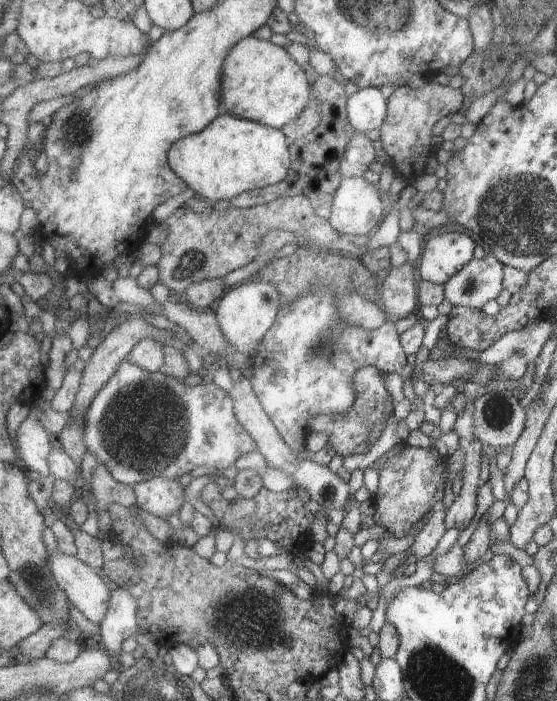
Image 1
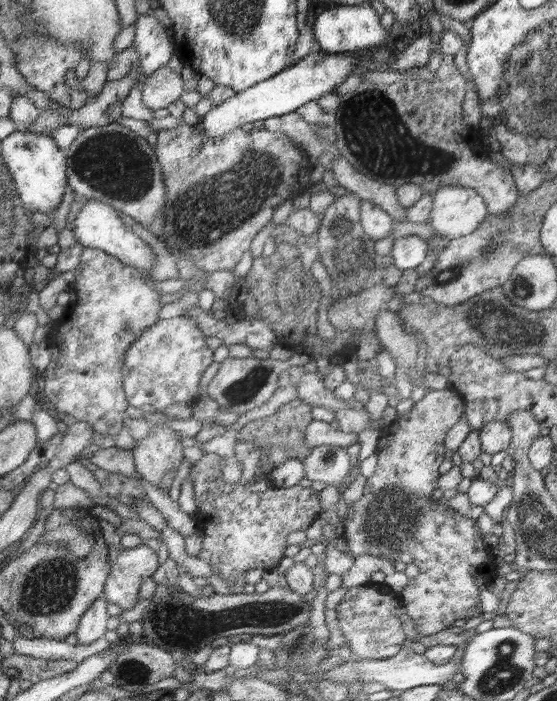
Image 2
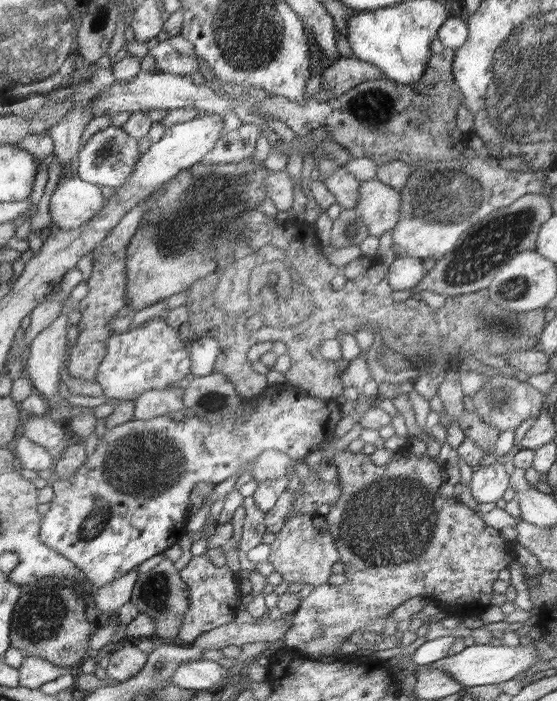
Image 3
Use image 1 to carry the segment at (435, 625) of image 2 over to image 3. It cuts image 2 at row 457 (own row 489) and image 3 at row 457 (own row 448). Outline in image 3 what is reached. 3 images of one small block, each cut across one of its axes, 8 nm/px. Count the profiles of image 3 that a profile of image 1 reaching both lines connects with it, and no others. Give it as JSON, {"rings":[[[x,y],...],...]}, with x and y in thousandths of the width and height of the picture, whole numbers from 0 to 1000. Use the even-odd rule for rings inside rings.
{"rings":[[[729,635],[718,645],[707,645],[704,652],[693,659],[693,662],[679,665],[668,660],[664,649],[646,645],[632,645],[623,639],[605,641],[600,643],[600,662],[605,665],[607,688],[614,695],[614,703],[610,710],[591,725],[589,733],[580,736],[589,745],[589,757],[596,759],[596,765],[601,765],[603,780],[610,787],[610,803],[618,807],[618,820],[625,822],[625,830],[614,833],[614,836],[600,836],[598,839],[587,836],[564,837],[560,846],[542,856],[535,870],[528,874],[522,894],[512,902],[508,907],[508,920],[521,923],[535,930],[542,937],[564,943],[596,944],[614,934],[600,933],[600,929],[607,926],[609,920],[627,913],[630,904],[636,904],[637,899],[662,899],[664,902],[675,902],[680,909],[689,902],[689,894],[697,889],[697,880],[700,873],[707,867],[715,867],[718,862],[729,859],[731,854],[743,852],[758,852],[765,849],[772,856],[785,860],[788,867],[804,869],[810,876],[820,877],[858,877],[873,872],[873,867],[880,867],[880,856],[883,854],[883,830],[894,825],[894,816],[901,815],[901,810],[912,810],[923,802],[923,790],[919,785],[912,785],[912,773],[905,773],[898,767],[898,759],[890,753],[882,753],[865,745],[865,739],[851,730],[851,726],[837,725],[837,720],[826,719],[820,708],[810,710],[794,710],[786,705],[786,696],[783,696],[783,679],[794,679],[797,673],[797,665],[783,658],[781,653],[759,652],[758,649],[745,650],[738,645],[736,635]],[[750,819],[759,819],[759,827],[749,827]]]}

